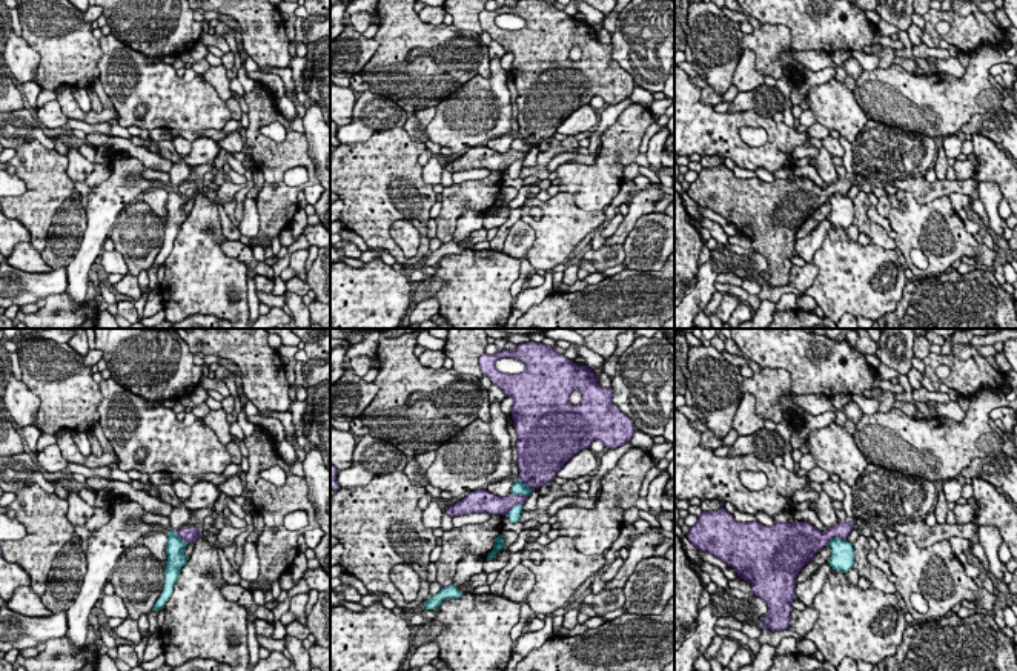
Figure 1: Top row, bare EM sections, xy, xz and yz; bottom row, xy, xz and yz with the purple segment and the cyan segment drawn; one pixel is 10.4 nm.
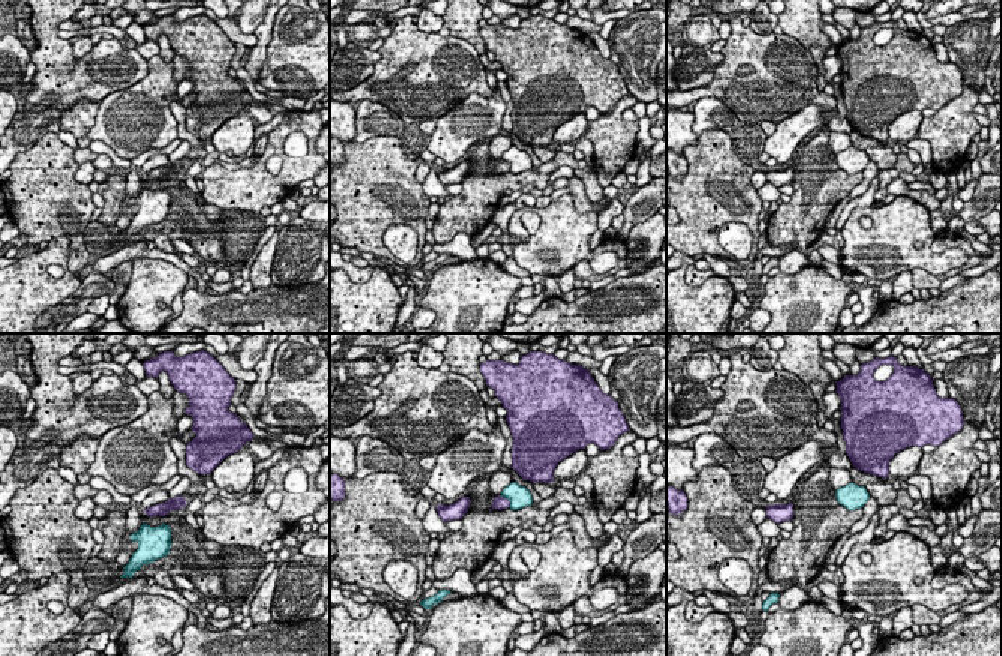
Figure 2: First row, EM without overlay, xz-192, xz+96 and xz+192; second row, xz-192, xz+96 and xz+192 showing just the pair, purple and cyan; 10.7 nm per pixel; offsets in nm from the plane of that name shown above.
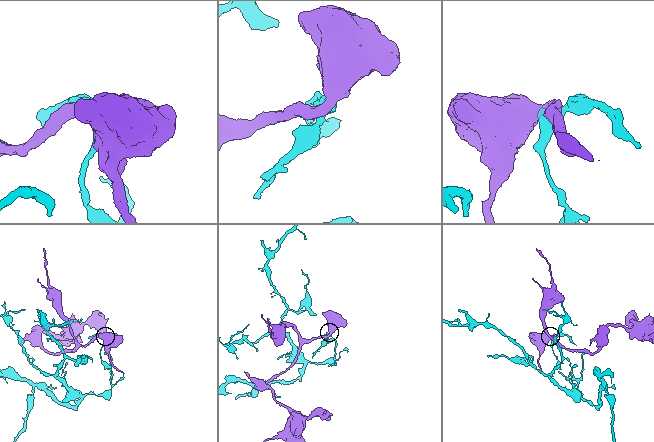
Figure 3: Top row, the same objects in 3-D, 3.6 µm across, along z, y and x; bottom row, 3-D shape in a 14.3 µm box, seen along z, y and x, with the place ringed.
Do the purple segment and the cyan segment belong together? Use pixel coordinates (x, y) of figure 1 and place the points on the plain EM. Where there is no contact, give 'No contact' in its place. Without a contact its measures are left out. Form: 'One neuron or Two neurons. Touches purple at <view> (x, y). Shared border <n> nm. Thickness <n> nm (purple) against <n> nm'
Two neurons. Touches purple at yz (836, 192). Shared border 220 nm. Thickness 240 nm (purple) against 260 nm

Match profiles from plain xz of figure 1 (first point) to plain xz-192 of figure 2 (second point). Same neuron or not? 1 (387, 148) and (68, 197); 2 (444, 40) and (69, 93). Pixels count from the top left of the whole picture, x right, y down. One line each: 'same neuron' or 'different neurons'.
1: same neuron
2: same neuron

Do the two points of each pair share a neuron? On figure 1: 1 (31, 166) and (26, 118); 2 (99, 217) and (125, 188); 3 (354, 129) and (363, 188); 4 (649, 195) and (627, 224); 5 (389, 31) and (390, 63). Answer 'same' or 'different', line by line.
1: different
2: same
3: different
4: same
5: same

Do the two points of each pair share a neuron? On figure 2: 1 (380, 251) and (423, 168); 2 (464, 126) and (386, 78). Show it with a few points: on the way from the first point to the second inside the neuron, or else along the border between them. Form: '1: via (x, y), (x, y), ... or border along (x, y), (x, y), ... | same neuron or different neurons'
1: border along (420, 161), (416, 170), (416, 180), (419, 183) | different neurons
2: border along (473, 93), (468, 93), (435, 120) | different neurons

